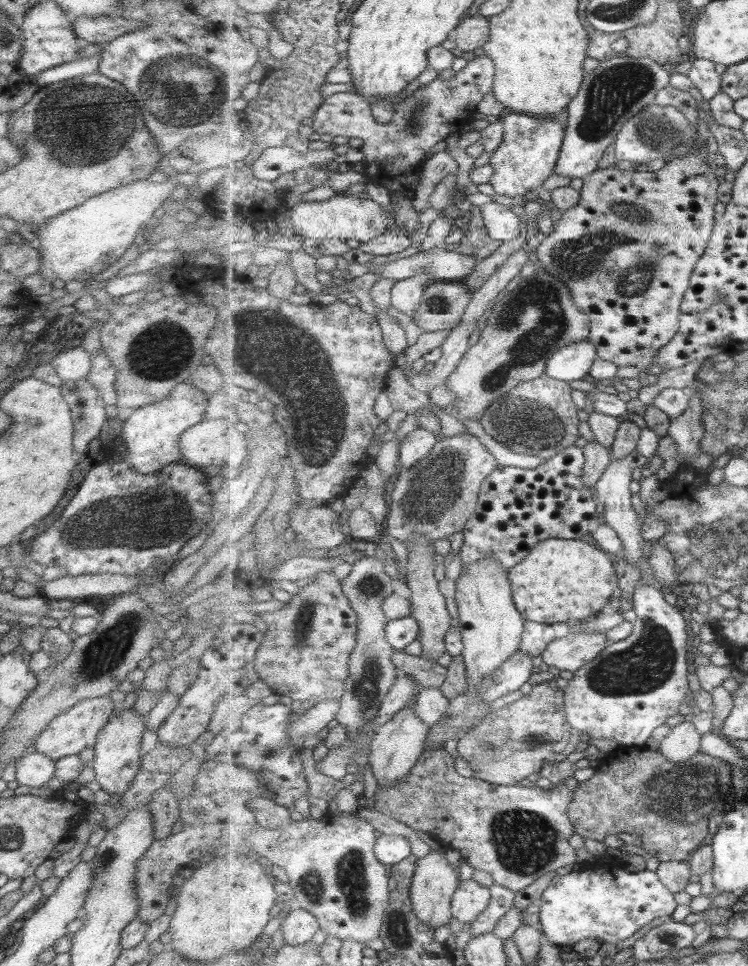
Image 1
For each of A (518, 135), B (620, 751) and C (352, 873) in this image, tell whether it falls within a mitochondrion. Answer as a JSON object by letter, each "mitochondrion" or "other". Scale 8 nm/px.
{"A":"mitochondrion","B":"other","C":"mitochondrion"}

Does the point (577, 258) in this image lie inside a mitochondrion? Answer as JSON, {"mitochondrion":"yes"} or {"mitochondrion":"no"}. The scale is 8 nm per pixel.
{"mitochondrion":"yes"}

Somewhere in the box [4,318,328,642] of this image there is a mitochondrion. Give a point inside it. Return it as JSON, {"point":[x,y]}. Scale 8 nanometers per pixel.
{"point":[165,518]}

